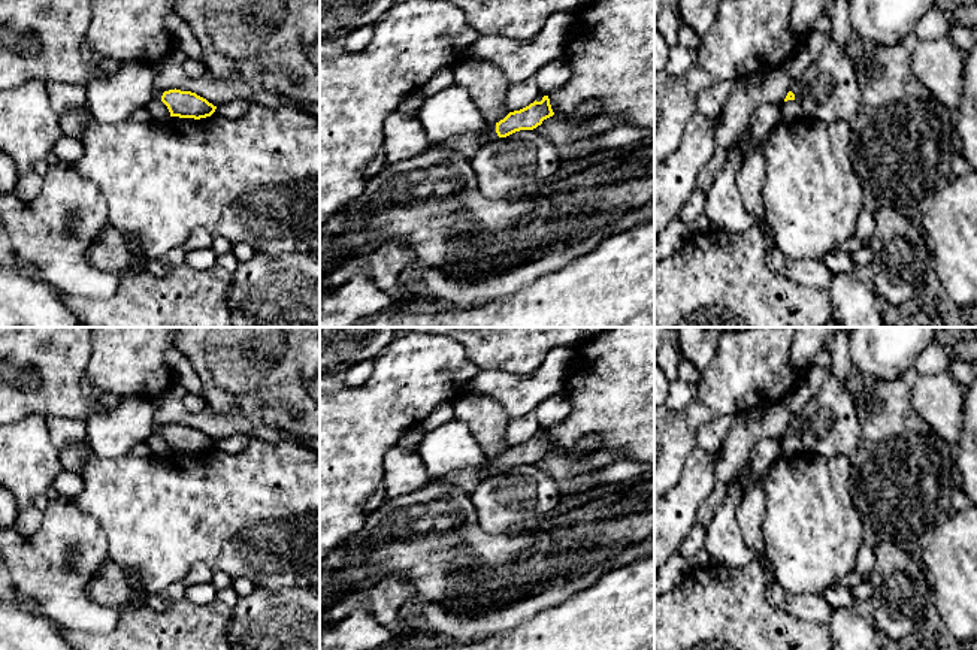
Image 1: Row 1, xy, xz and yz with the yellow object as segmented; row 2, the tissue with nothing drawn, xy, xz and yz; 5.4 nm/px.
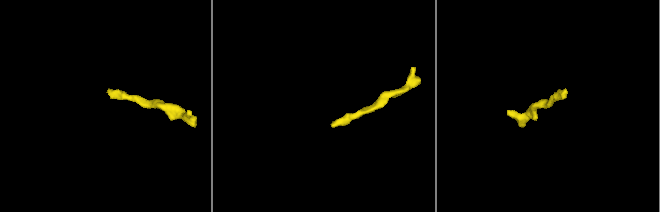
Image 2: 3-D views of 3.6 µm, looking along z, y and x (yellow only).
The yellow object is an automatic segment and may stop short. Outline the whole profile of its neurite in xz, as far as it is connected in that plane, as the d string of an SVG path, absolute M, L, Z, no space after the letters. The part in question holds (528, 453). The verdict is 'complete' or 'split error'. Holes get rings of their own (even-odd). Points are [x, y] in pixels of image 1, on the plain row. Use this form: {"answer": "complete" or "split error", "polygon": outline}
{"answer": "split error", "polygon": "M544 430L541 436L535 435L520 445L509 447L503 454L496 457L494 466L483 471L481 477L486 480L497 472L506 472L520 465L533 465L553 450L550 433Z"}

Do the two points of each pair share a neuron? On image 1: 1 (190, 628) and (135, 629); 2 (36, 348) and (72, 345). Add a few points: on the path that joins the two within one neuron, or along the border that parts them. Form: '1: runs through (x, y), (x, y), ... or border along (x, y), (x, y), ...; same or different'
1: runs through (177, 629), (148, 629); same
2: runs through (45, 345), (63, 345); same

